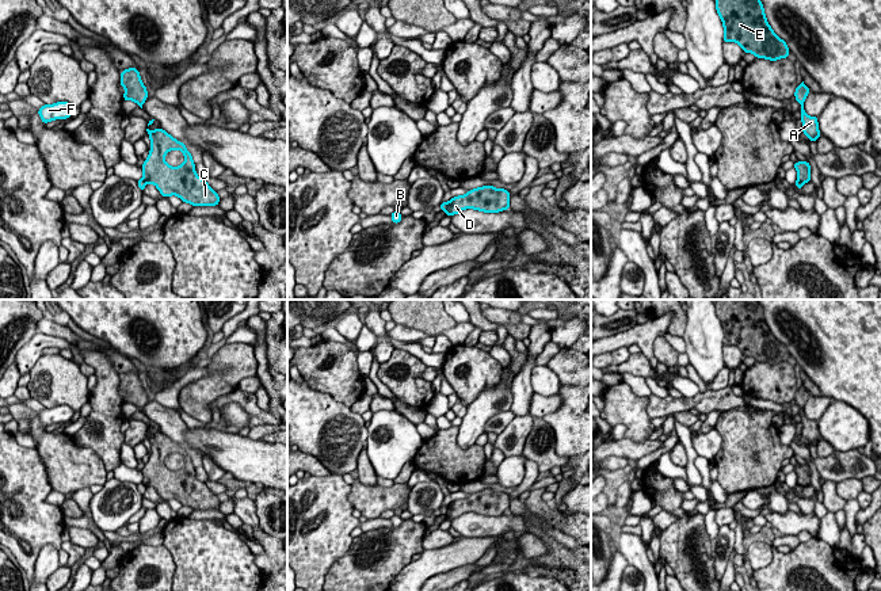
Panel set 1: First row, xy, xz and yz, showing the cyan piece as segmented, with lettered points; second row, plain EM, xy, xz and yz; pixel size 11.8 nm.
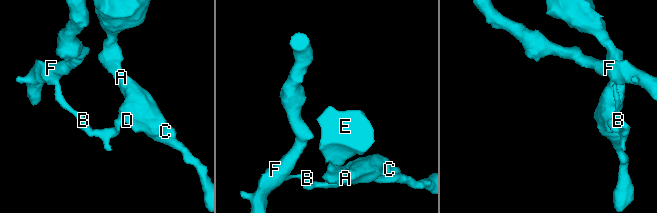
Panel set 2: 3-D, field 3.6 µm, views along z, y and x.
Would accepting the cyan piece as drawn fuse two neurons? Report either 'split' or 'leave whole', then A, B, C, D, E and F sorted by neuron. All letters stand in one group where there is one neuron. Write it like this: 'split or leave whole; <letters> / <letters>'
split; A C D E / B F

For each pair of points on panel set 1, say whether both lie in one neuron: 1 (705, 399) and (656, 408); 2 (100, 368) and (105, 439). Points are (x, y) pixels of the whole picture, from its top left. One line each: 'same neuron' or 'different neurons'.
1: same neuron
2: same neuron

